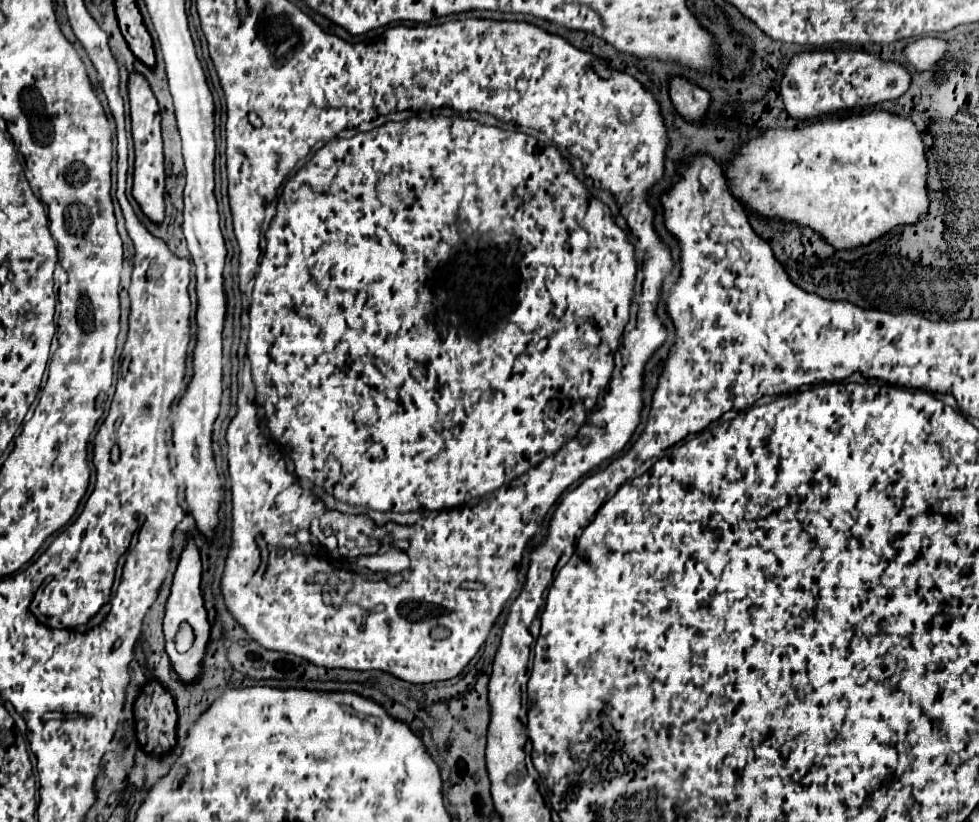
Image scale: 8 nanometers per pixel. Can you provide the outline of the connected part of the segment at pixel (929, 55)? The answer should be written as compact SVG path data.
M921 38L905 48L905 56L909 66L913 66L915 70L927 70L939 58L943 58L945 48L947 48L947 42L939 38Z

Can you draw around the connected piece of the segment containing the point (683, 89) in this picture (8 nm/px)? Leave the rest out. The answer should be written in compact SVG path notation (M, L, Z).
M681 76L669 80L669 96L677 112L691 122L701 120L709 108L709 92Z

